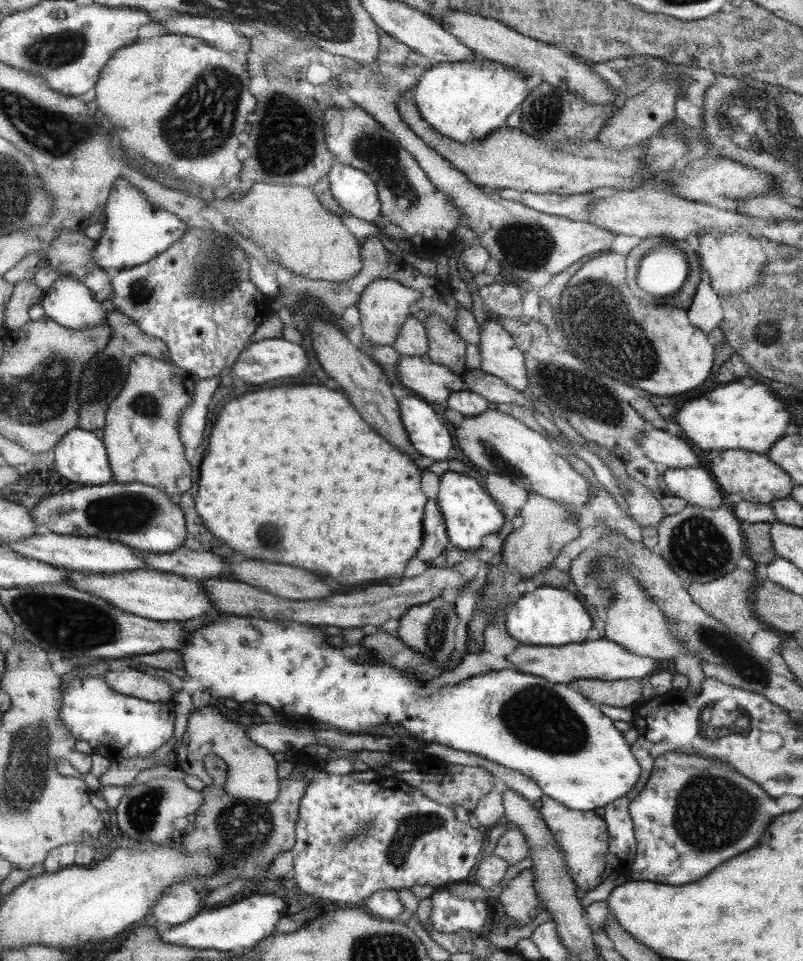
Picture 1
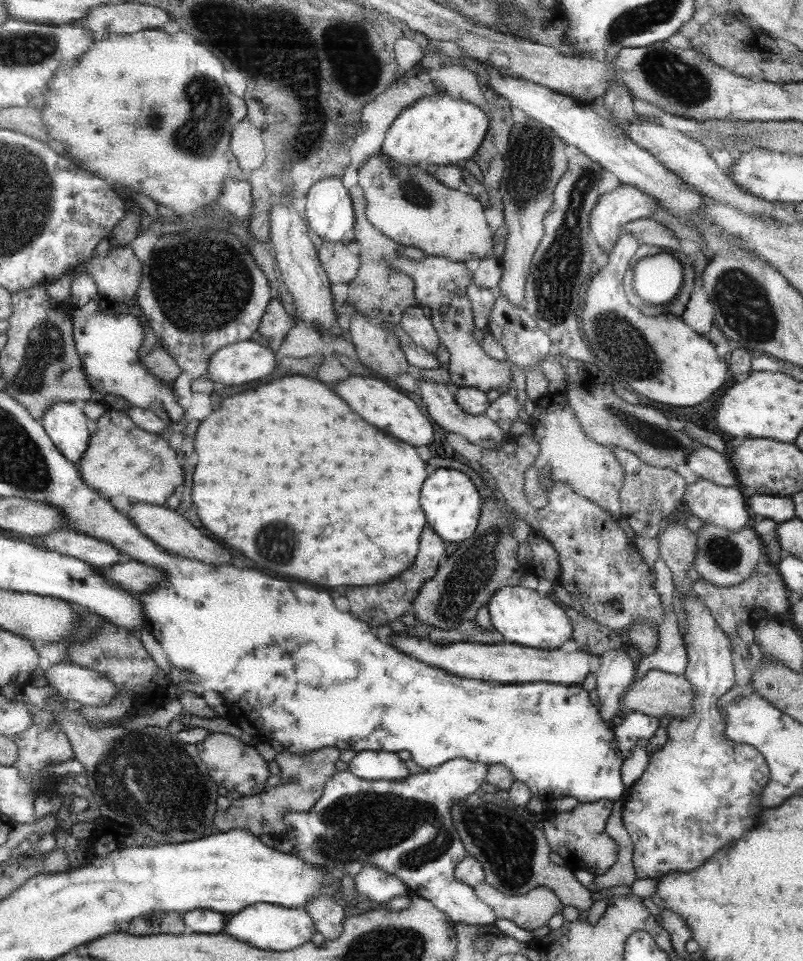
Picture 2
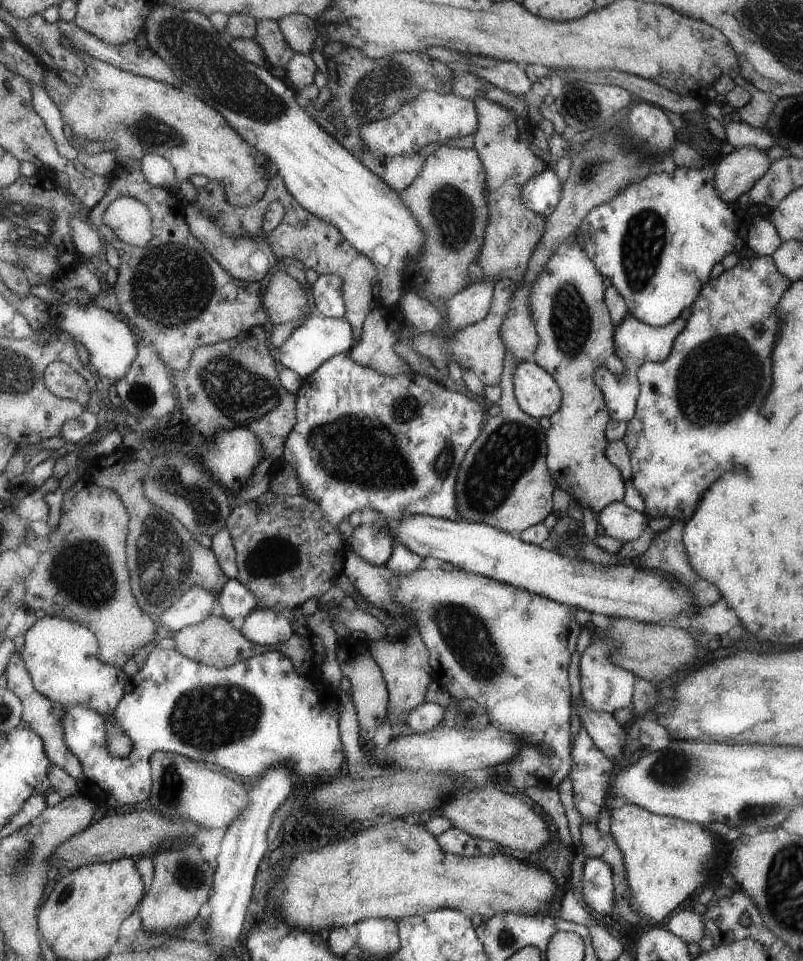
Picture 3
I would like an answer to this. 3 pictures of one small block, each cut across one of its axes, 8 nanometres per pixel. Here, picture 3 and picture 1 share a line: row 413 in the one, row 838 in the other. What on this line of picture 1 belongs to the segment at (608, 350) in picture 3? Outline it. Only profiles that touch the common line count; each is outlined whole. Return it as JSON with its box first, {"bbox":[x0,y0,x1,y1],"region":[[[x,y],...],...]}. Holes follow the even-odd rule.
{"bbox":[539,796,608,891],"region":[[[540,796],[541,806],[539,814],[545,821],[549,833],[553,835],[553,841],[563,853],[563,860],[568,868],[568,874],[572,882],[584,891],[591,891],[601,884],[608,873],[608,867],[605,863],[605,853],[608,852],[608,831],[605,821],[593,811],[571,810],[569,807],[549,798]]]}

